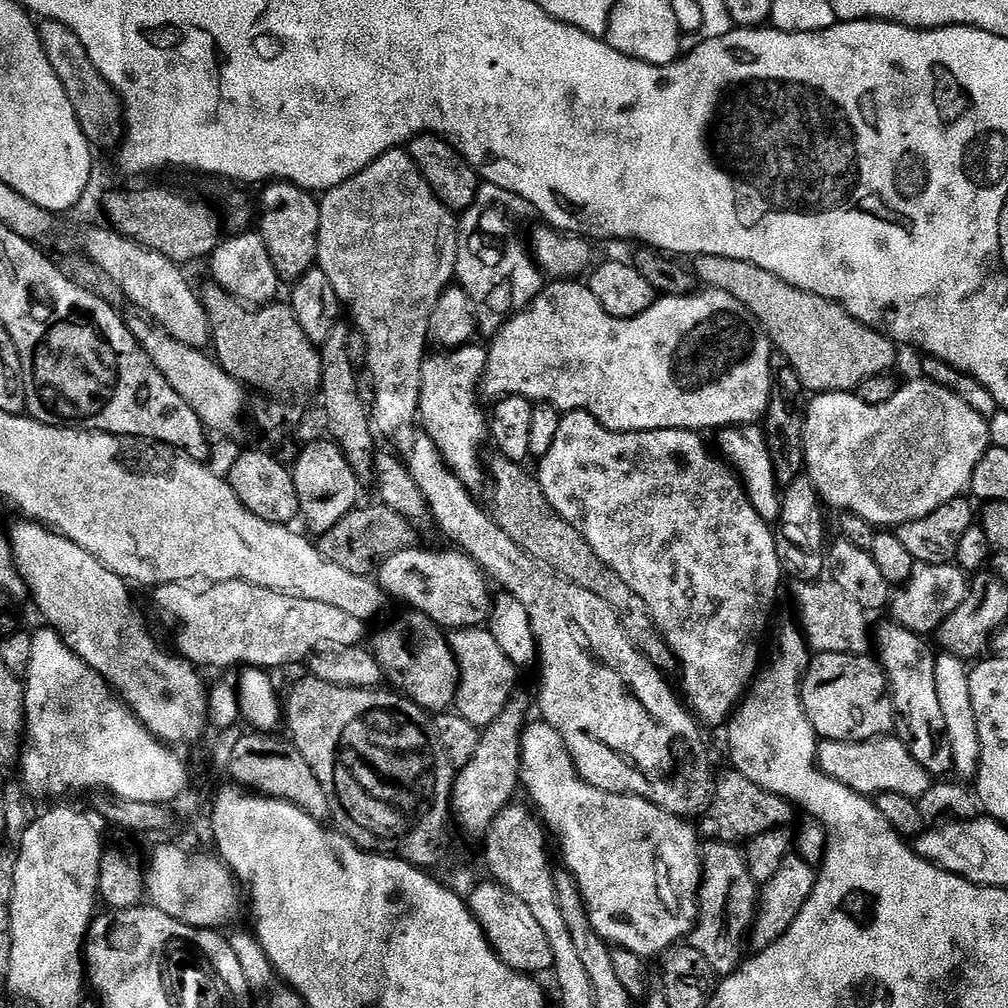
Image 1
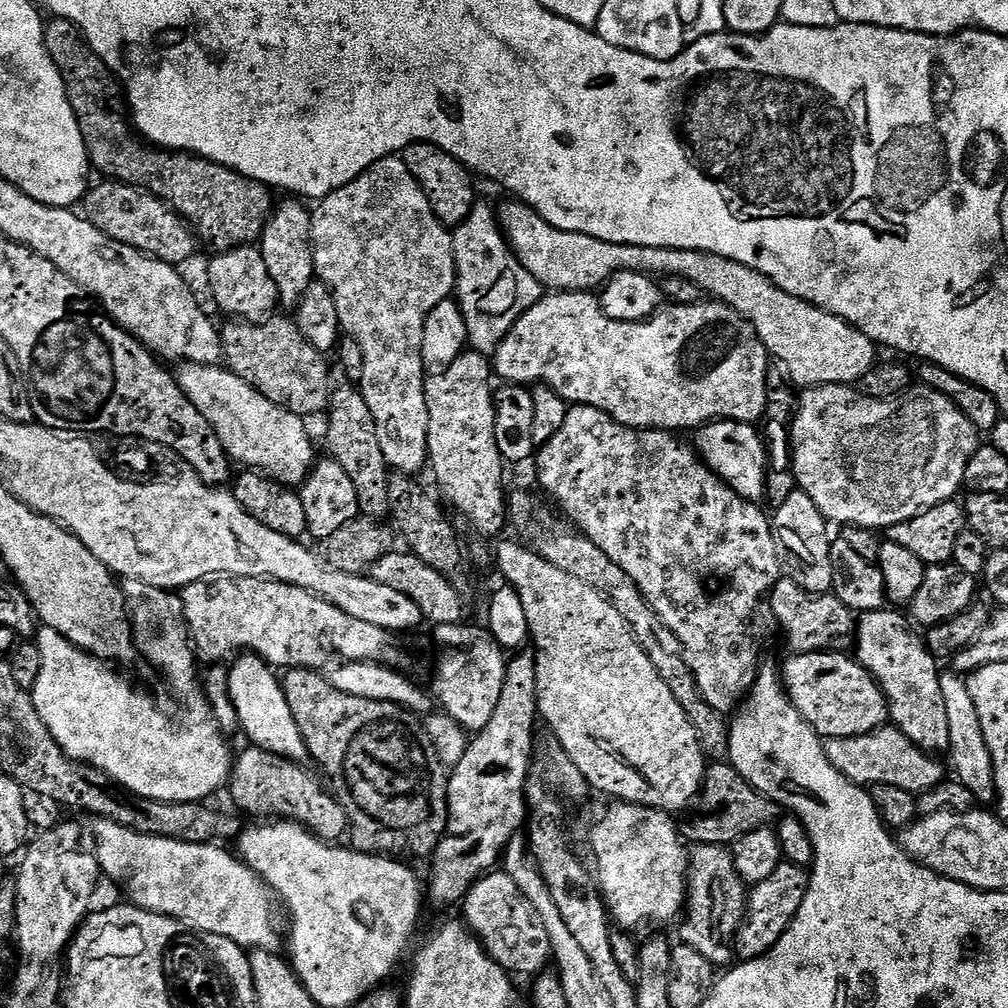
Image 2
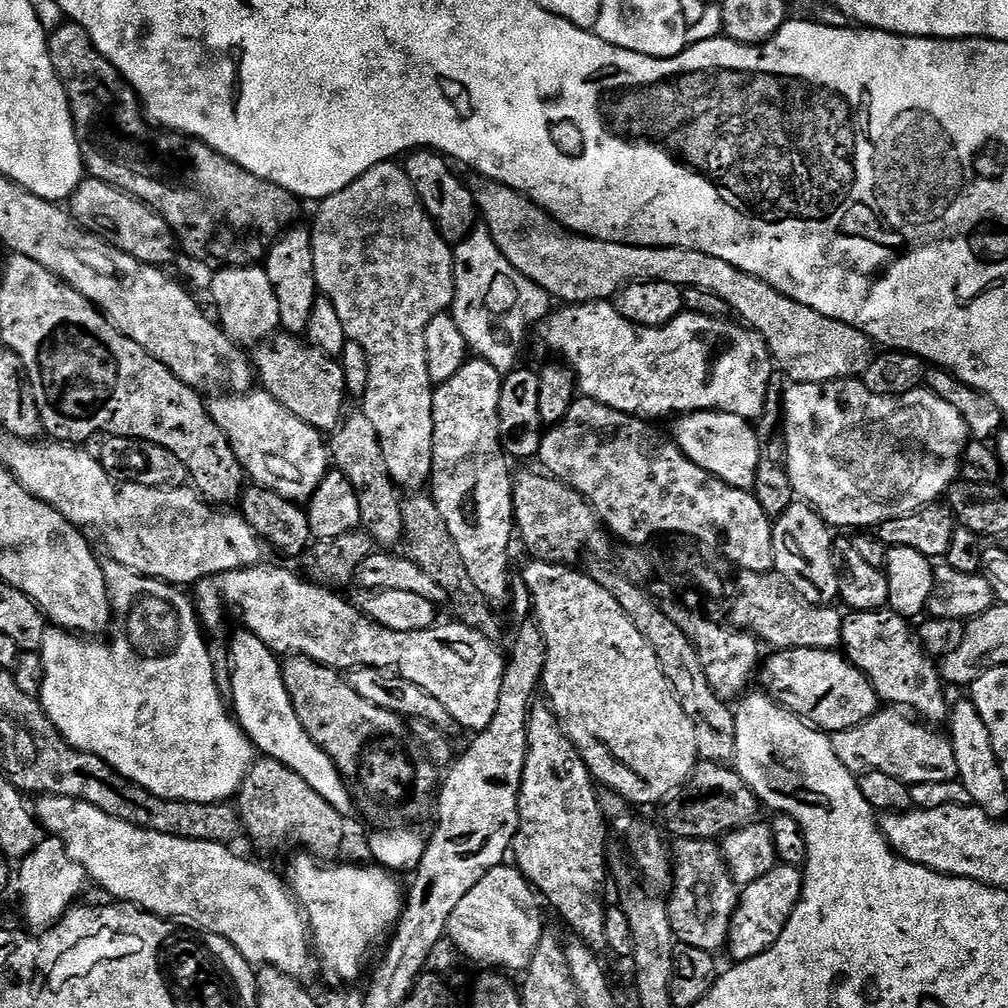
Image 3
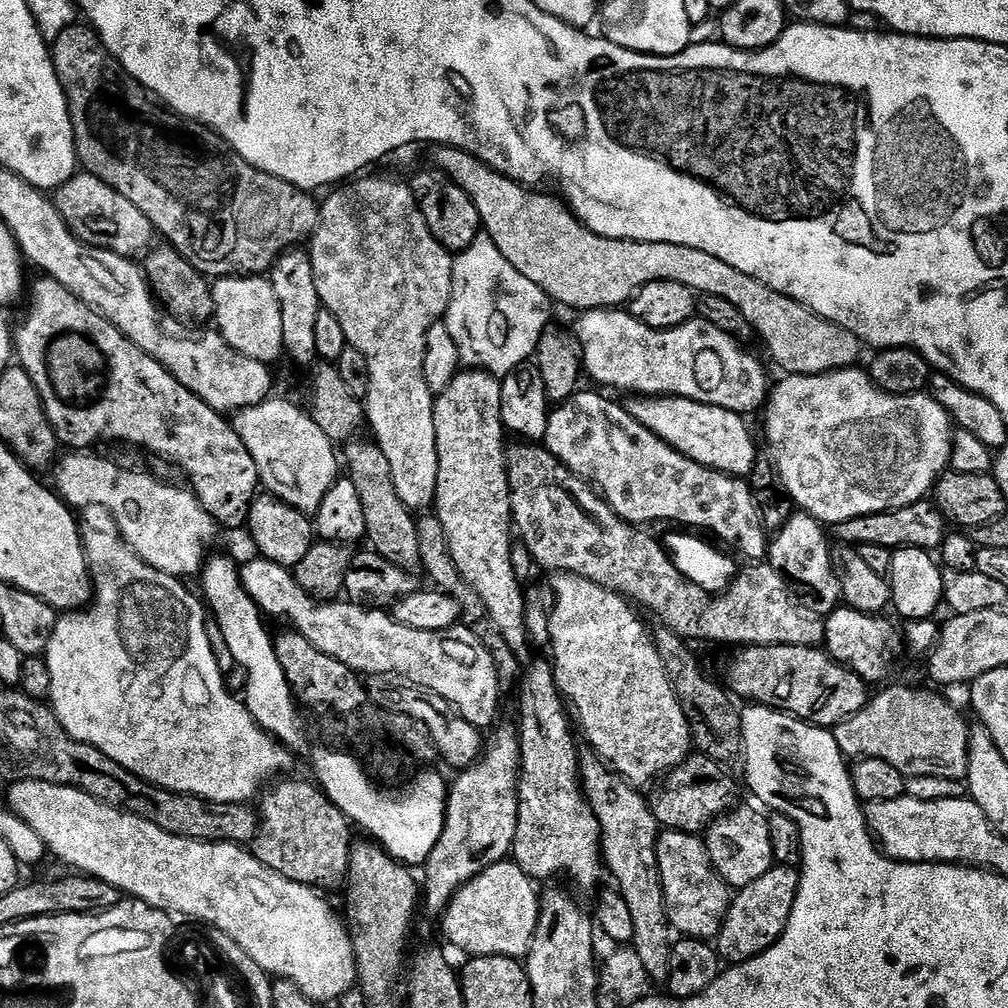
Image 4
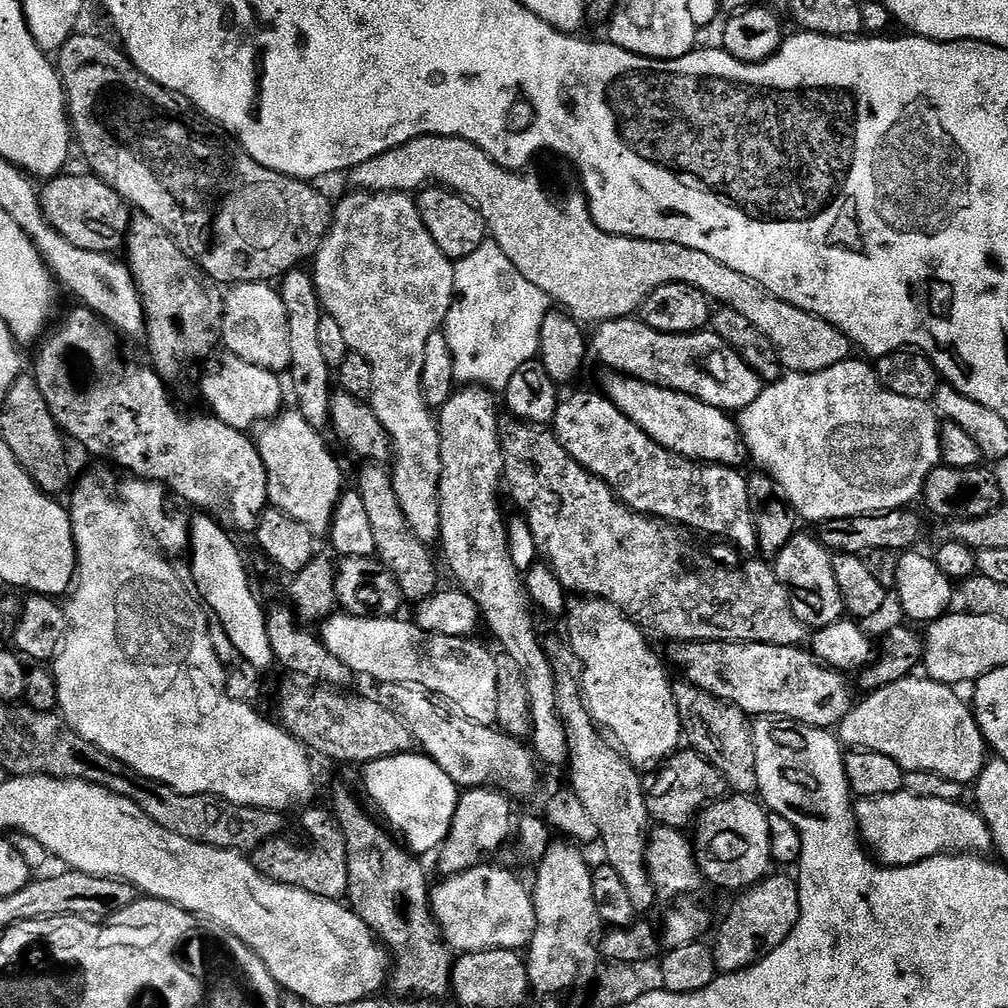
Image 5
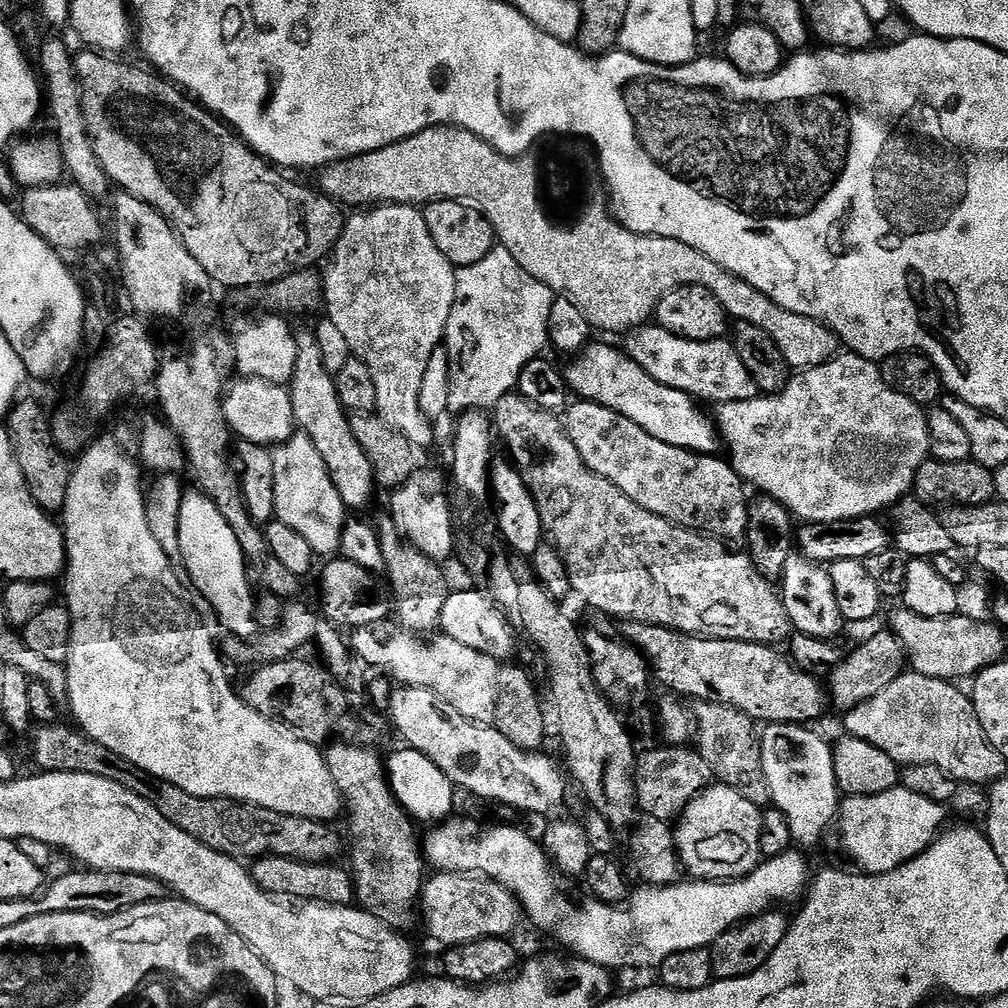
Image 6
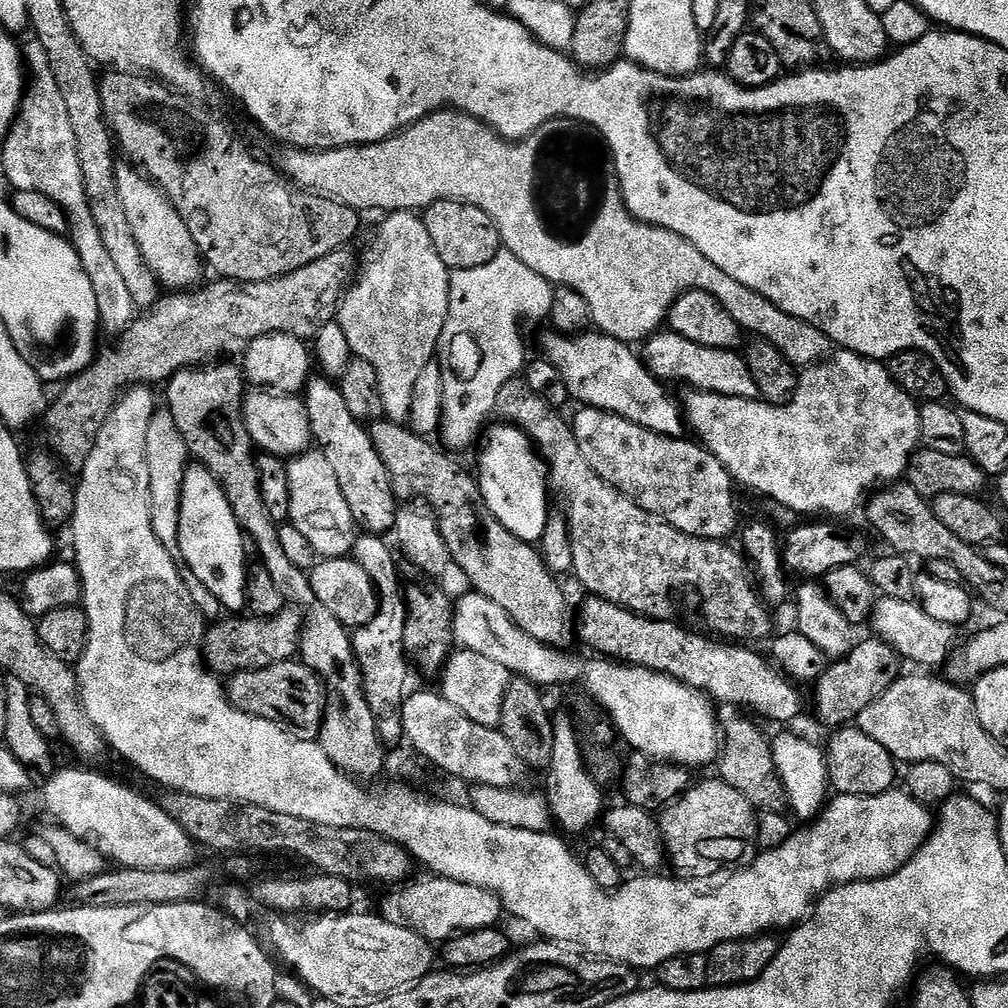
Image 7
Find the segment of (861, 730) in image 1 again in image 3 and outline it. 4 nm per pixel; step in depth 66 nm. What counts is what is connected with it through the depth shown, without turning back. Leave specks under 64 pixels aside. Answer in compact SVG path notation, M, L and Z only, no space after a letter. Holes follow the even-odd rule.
M781 648L758 668L758 684L767 695L825 734L850 730L878 711L878 697L868 675L859 672L839 651Z

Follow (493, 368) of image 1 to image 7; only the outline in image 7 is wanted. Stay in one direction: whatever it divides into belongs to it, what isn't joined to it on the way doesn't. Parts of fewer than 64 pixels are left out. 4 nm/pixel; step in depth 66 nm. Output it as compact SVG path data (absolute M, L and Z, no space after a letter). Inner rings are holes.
M661 330L654 336L643 341L642 359L649 372L661 382L681 380L693 389L701 392L717 392L723 396L733 396L743 400L755 400L760 395L758 386L754 386L754 378L750 378L748 367L737 363L737 368L731 368L732 352L719 352L706 346L698 346L686 338L682 338L671 330Z

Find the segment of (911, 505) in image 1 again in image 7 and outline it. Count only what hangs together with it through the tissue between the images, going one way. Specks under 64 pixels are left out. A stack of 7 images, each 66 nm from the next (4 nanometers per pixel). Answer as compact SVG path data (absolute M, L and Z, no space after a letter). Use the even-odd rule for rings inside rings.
M837 351L831 358L825 359L819 364L813 364L811 368L803 369L799 373L798 383L793 391L791 400L787 404L770 404L759 399L743 400L733 396L723 396L717 392L701 392L688 390L682 396L682 411L689 429L696 431L695 439L703 444L709 452L726 466L726 470L732 475L733 481L741 489L749 488L752 492L761 492L772 500L777 500L784 508L792 512L821 512L824 518L840 518L836 516L848 516L856 507L865 503L866 497L889 485L897 483L907 473L908 464L912 461L912 453L921 447L920 438L920 410L917 401L910 394L906 394L890 378L887 367L881 361L868 360L865 356L859 356L853 352Z

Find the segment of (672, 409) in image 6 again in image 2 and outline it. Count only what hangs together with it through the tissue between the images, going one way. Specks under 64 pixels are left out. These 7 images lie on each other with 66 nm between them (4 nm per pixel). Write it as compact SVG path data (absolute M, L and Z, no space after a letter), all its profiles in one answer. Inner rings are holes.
M713 420L712 423L703 425L695 436L694 447L712 473L723 478L744 500L760 502L765 499L768 455L764 452L764 442L755 423Z

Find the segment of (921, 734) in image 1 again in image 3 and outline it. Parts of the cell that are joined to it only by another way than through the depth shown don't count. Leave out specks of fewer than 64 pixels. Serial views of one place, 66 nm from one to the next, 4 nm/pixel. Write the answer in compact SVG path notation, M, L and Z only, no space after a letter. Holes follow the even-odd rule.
M891 610L849 611L842 626L842 652L859 672L868 675L877 697L885 705L917 708L925 721L940 726L950 715L949 701L944 701L946 685L937 661L924 651L919 635L908 624L911 623L905 617Z

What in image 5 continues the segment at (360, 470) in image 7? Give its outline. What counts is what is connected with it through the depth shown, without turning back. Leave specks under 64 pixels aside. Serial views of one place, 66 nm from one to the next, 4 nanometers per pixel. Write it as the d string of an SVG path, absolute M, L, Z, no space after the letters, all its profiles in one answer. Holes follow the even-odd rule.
M298 267L287 272L279 281L278 291L286 306L286 318L290 326L290 377L292 376L290 392L291 395L292 392L296 395L295 407L302 414L302 418L310 422L310 426L321 430L327 429L332 415L334 372L328 367L326 357L322 355L318 325L322 323L325 313L320 307L311 271Z

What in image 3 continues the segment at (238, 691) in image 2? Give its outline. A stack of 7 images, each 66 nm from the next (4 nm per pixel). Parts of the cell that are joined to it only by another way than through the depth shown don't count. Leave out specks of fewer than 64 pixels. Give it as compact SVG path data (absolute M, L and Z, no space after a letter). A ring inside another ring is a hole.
M247 630L239 631L232 636L232 700L230 696L230 704L234 709L235 719L248 735L248 739L255 745L257 753L263 754L267 759L282 762L282 766L294 770L294 774L304 779L321 798L326 798L326 802L330 802L334 810L341 812L345 818L351 817L352 808L354 812L354 797L350 791L350 785L334 766L330 754L322 751L314 742L314 738L310 738L310 734L302 730L302 722L298 722L298 714L294 714L290 694L286 694L286 686L280 673L281 661L276 653L269 650L266 642L262 642L262 638L258 638Z

